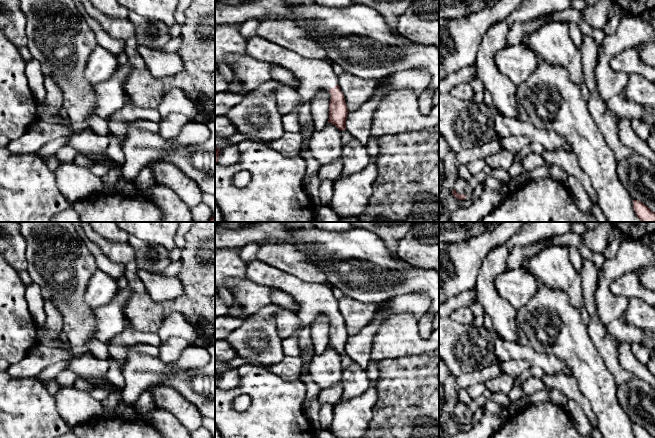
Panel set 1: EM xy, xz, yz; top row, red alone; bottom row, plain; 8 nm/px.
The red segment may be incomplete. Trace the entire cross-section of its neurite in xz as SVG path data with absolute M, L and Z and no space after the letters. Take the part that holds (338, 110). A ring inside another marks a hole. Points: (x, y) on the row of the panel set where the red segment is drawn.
M259 35L246 39L247 54L257 60L287 68L294 73L301 84L297 92L301 103L290 113L282 115L285 132L300 132L298 108L307 103L317 89L324 88L331 94L328 123L339 130L346 129L348 108L338 85L338 75L333 72L327 59L310 59Z

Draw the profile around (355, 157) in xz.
M353 138L342 148L342 173L340 177L347 177L365 169L370 162L367 147Z

